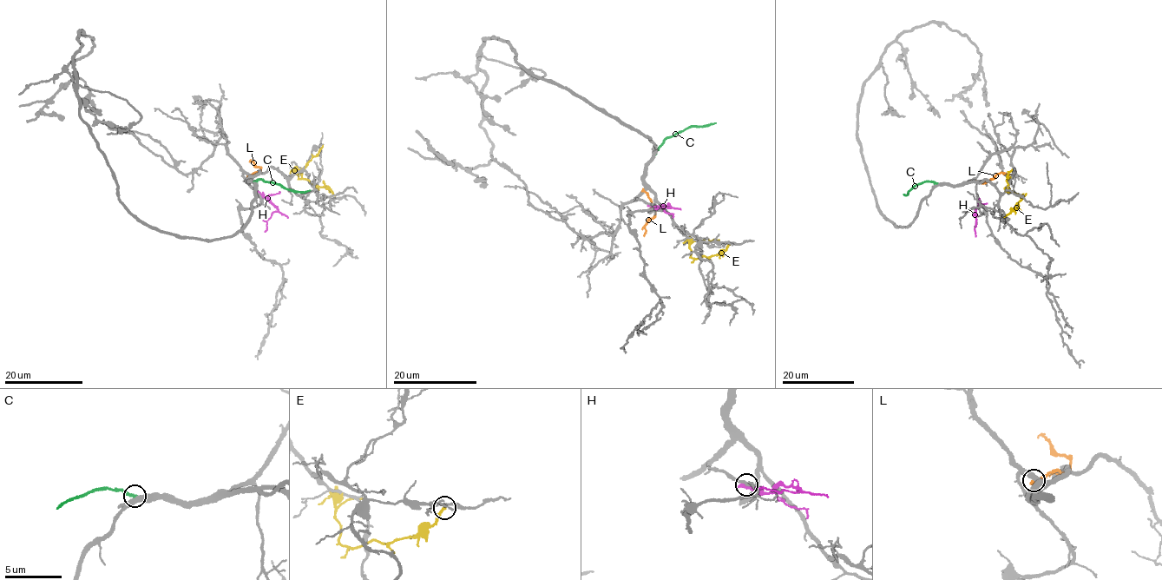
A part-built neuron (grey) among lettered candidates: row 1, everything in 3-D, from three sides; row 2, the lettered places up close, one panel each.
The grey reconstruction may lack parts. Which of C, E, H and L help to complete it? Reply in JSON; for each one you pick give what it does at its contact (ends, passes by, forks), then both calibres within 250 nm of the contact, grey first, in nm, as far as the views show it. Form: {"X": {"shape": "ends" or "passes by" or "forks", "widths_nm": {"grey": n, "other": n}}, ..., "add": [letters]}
{"add": []}

